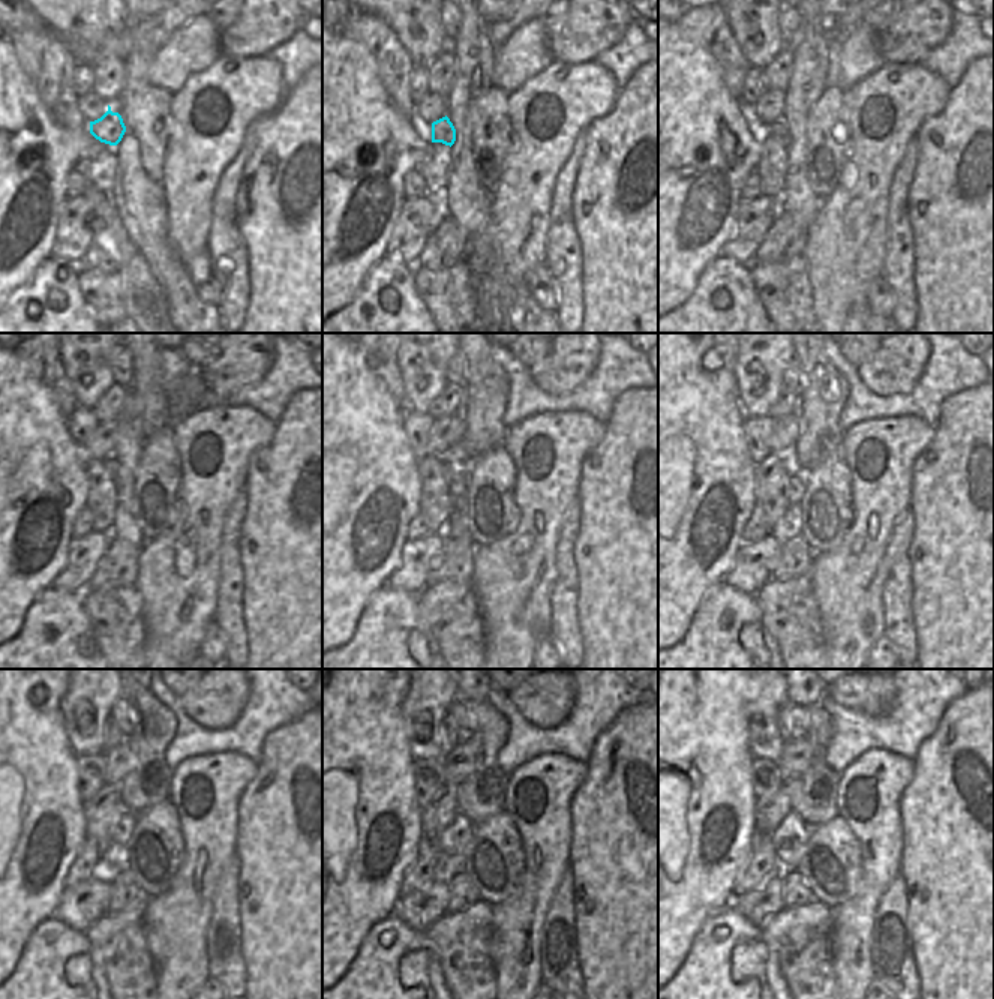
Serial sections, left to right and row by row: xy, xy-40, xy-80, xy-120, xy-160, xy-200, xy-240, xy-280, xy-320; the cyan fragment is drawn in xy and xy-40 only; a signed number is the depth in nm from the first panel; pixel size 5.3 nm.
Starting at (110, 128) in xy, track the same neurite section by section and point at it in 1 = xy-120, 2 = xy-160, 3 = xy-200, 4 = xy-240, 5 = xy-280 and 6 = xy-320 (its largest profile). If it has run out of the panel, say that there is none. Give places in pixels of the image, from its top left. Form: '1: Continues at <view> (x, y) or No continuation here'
1: Continues at xy-120 (111, 465)
2: Continues at xy-160 (459, 482)
3: Continues at xy-200 (796, 485)
4: Continues at xy-240 (114, 860)
5: Continues at xy-280 (452, 843)
6: Continues at xy-320 (790, 837).

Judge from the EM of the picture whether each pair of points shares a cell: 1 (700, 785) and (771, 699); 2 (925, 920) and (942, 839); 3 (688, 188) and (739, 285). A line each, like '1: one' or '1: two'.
1: two
2: one
3: two

